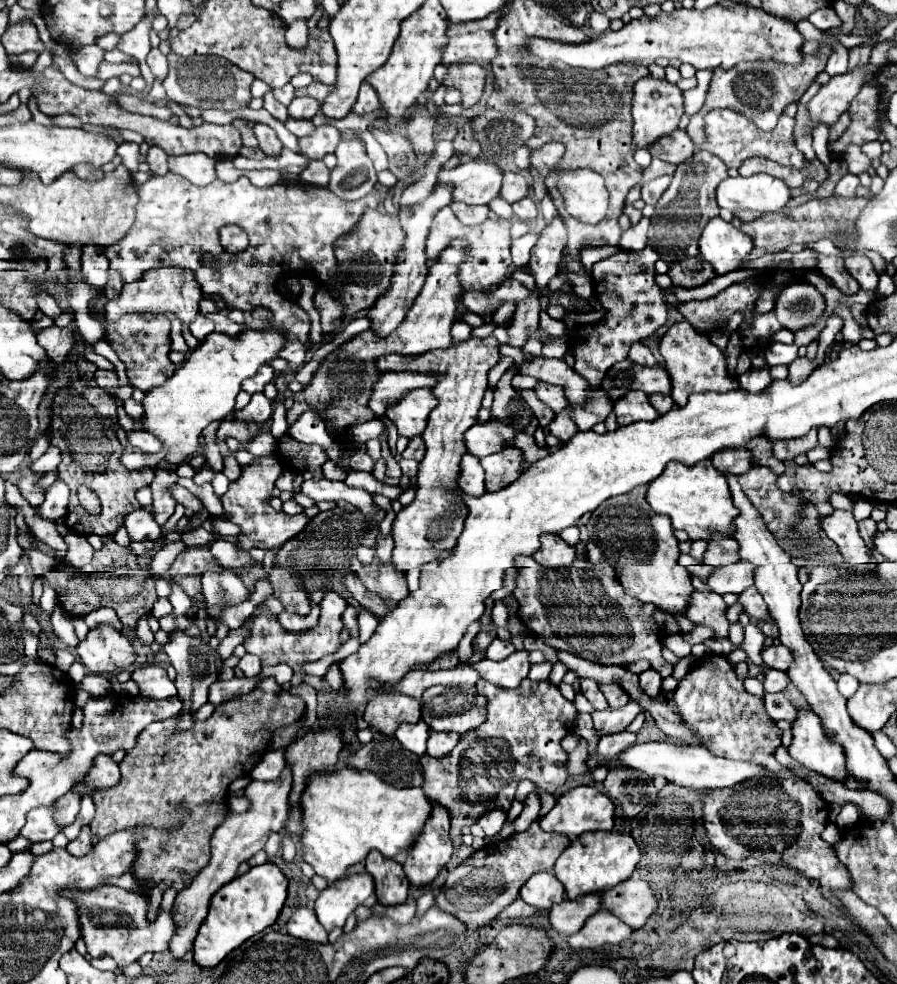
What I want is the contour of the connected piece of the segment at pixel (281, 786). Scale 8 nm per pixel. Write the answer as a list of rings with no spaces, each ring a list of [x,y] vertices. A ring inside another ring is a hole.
[[[287,764],[277,780],[251,782],[245,788],[245,796],[251,802],[249,810],[245,814],[229,812],[225,822],[215,830],[215,834],[211,838],[211,860],[209,860],[209,864],[175,898],[175,914],[177,914],[179,924],[177,924],[177,934],[169,942],[169,950],[171,950],[173,958],[183,958],[193,948],[193,940],[197,936],[201,922],[207,916],[209,902],[211,902],[213,894],[237,876],[239,864],[247,862],[251,856],[255,856],[259,850],[263,850],[263,846],[269,838],[269,832],[273,832],[273,830],[279,832],[283,828],[283,822],[289,816],[289,790],[291,790],[291,774],[289,774],[289,764]]]

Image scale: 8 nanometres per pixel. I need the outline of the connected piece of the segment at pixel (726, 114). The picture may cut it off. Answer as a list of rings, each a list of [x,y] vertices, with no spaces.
[[[713,110],[705,116],[705,142],[701,144],[701,150],[709,150],[711,154],[719,156],[727,164],[727,168],[741,166],[745,156],[775,160],[783,166],[805,166],[805,156],[793,144],[793,118],[785,114],[779,118],[779,124],[773,132],[763,132],[757,130],[757,126],[753,126],[753,122],[749,122],[749,118],[745,118],[743,114],[737,114],[733,110]]]

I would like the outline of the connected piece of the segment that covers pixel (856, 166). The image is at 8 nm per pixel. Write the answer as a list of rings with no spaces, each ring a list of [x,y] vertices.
[[[847,146],[847,148],[843,150],[843,158],[847,160],[849,172],[853,172],[853,174],[867,172],[867,168],[871,166],[871,160],[861,152],[859,146]]]

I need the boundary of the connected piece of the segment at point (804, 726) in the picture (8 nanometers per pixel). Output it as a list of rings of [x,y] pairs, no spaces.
[[[799,712],[791,730],[793,742],[789,746],[789,754],[799,764],[839,782],[849,778],[845,770],[845,750],[825,738],[825,730],[821,730],[821,720],[815,712]]]

